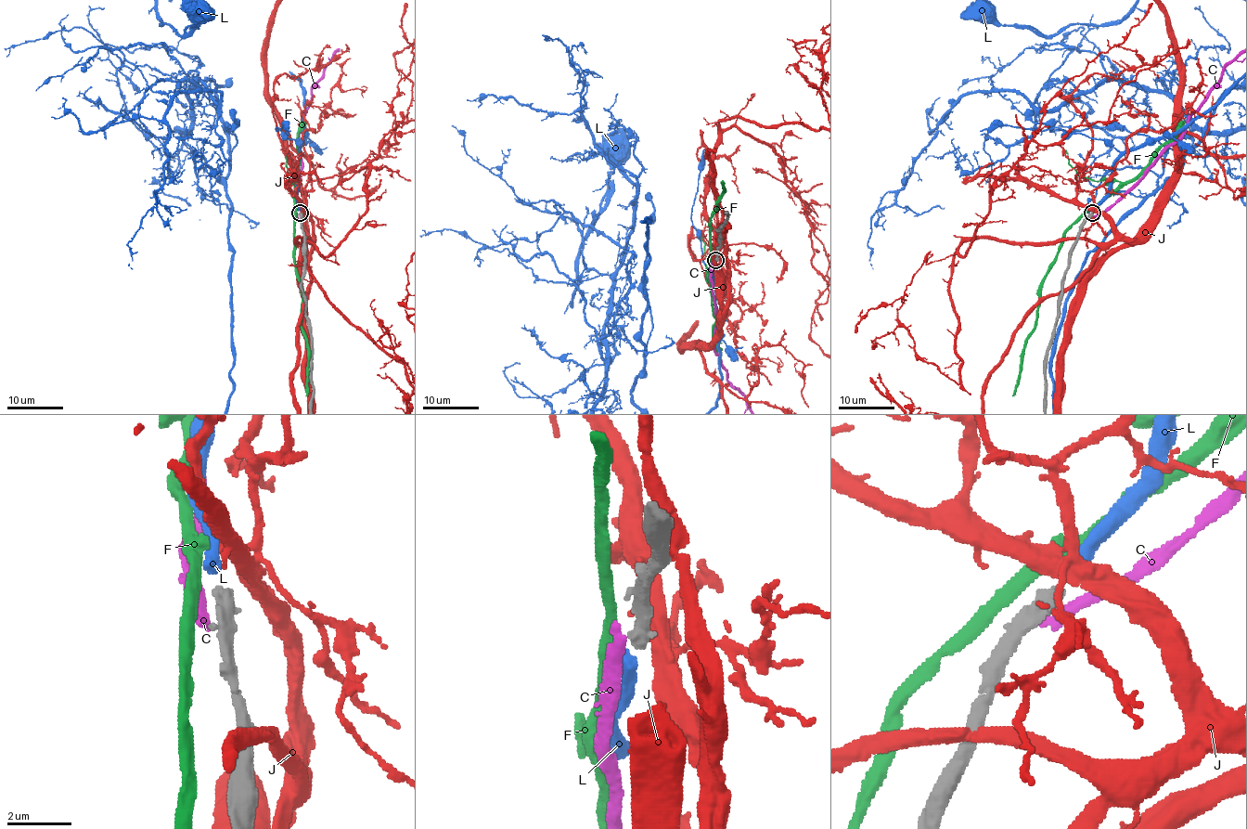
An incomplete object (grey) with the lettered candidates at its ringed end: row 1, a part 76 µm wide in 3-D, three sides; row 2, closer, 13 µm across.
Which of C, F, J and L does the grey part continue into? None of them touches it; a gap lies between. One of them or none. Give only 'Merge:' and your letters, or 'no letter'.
Merge: L

